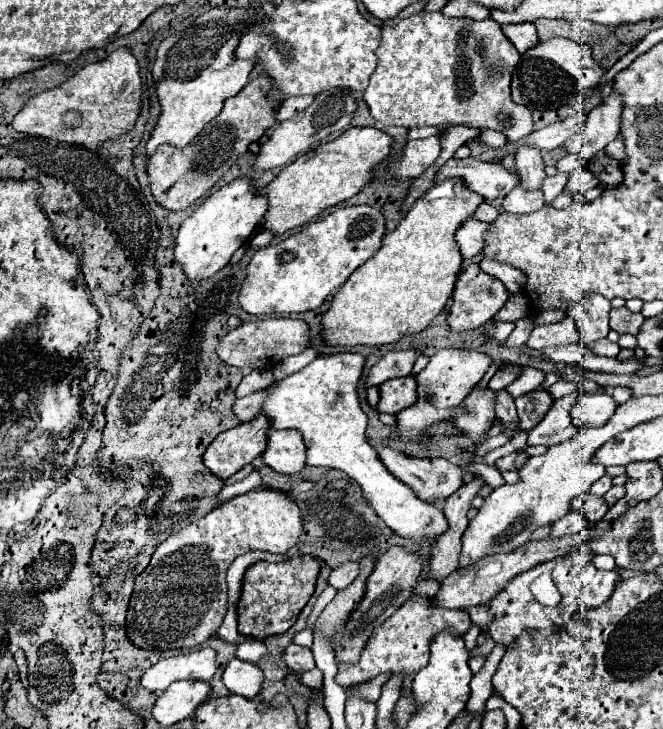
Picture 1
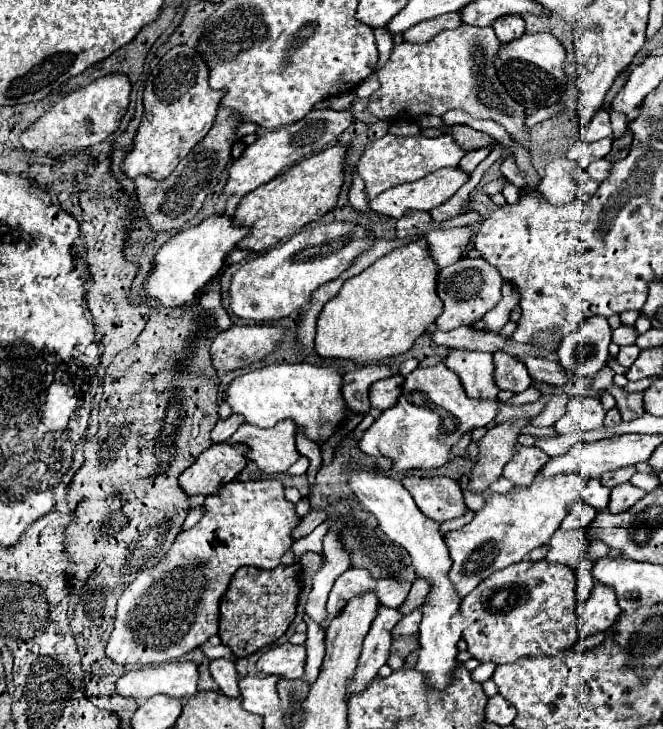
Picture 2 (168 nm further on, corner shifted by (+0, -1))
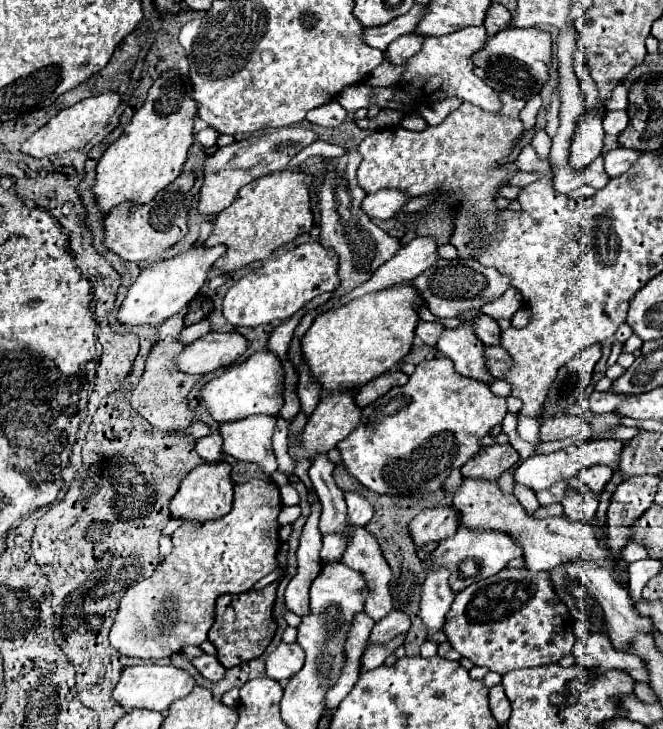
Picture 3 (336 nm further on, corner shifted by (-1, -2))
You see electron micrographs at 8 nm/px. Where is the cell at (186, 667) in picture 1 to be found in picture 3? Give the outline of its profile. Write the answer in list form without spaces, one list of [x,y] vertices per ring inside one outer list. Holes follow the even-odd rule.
[[[139,664],[123,670],[121,680],[113,690],[113,700],[121,704],[125,710],[147,708],[155,712],[165,712],[173,700],[187,696],[193,690],[193,686],[195,686],[195,680],[181,668],[161,666],[161,664]]]

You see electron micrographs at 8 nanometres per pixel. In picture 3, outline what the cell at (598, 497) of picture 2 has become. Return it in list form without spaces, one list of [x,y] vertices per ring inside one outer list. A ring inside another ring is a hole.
[[[595,464],[593,468],[583,468],[579,476],[585,480],[585,484],[587,484],[595,494],[601,494],[603,488],[605,488],[605,484],[611,480],[611,474],[613,474],[613,468]]]

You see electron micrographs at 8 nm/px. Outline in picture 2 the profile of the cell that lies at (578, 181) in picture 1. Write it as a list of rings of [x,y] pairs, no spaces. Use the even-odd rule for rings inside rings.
[[[606,159],[594,161],[594,163],[588,167],[588,175],[590,175],[596,183],[600,183],[600,181],[604,181],[604,179],[610,175],[610,167],[612,167],[612,163],[606,161]]]

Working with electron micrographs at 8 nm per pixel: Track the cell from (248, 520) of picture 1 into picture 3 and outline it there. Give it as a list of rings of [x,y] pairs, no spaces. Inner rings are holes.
[[[249,480],[245,484],[235,484],[233,508],[219,520],[203,524],[181,524],[173,536],[173,552],[159,564],[151,578],[129,588],[121,598],[115,624],[109,634],[109,642],[115,650],[125,656],[135,656],[143,660],[159,660],[181,652],[183,646],[199,646],[207,640],[207,632],[215,622],[215,600],[221,594],[241,594],[249,592],[251,586],[275,570],[279,552],[279,524],[277,514],[281,512],[279,488],[269,480]]]

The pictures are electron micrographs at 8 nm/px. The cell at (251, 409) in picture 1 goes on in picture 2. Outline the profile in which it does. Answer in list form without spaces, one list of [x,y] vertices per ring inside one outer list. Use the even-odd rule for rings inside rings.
[[[230,415],[228,419],[218,421],[216,427],[212,429],[212,441],[214,441],[214,443],[224,443],[224,441],[228,441],[228,439],[238,431],[240,425],[244,425],[244,419],[240,419],[238,415]]]

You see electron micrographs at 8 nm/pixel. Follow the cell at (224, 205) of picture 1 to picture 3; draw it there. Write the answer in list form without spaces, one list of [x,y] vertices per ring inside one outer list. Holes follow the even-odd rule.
[[[193,246],[175,258],[147,266],[139,274],[139,278],[133,282],[133,286],[127,290],[127,296],[115,314],[117,322],[125,326],[139,326],[139,324],[153,326],[153,324],[165,322],[173,314],[179,314],[181,310],[187,308],[187,304],[195,298],[199,288],[205,284],[213,262],[219,256],[223,256],[223,252],[225,252],[225,246],[213,246],[213,248]]]

